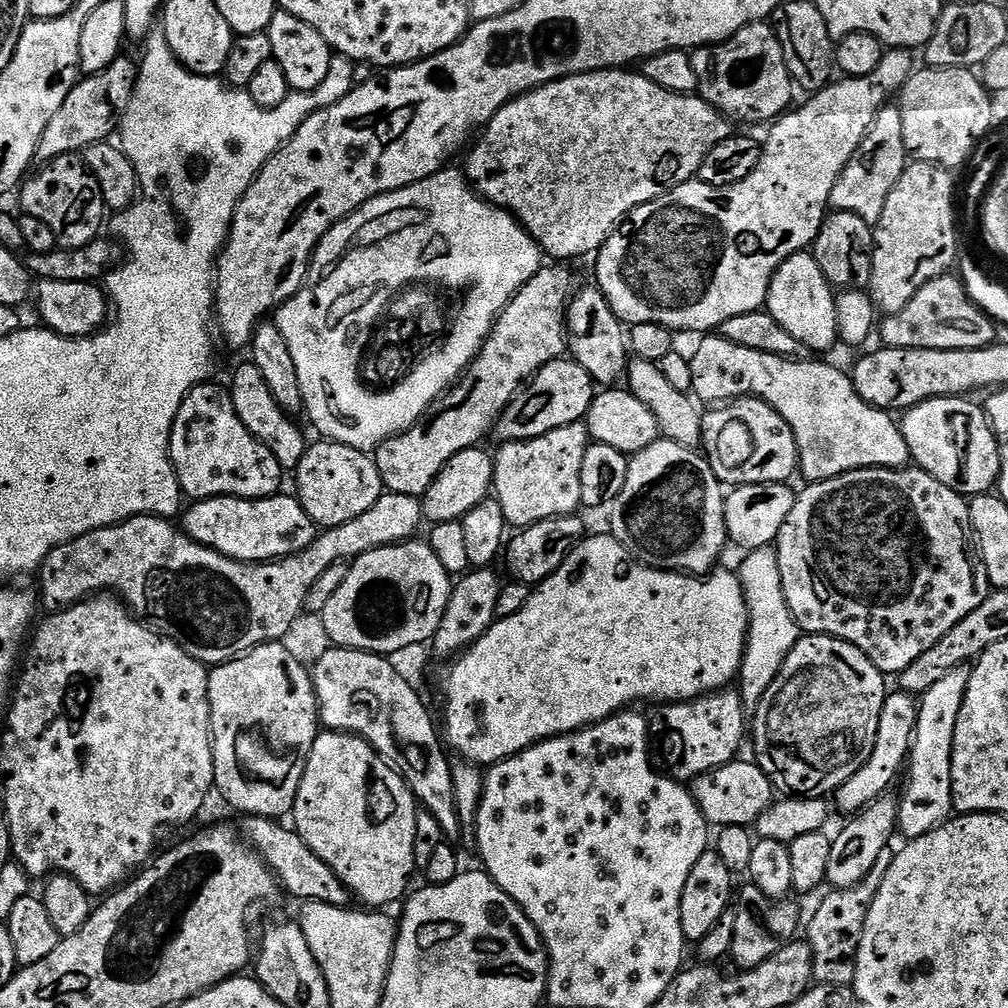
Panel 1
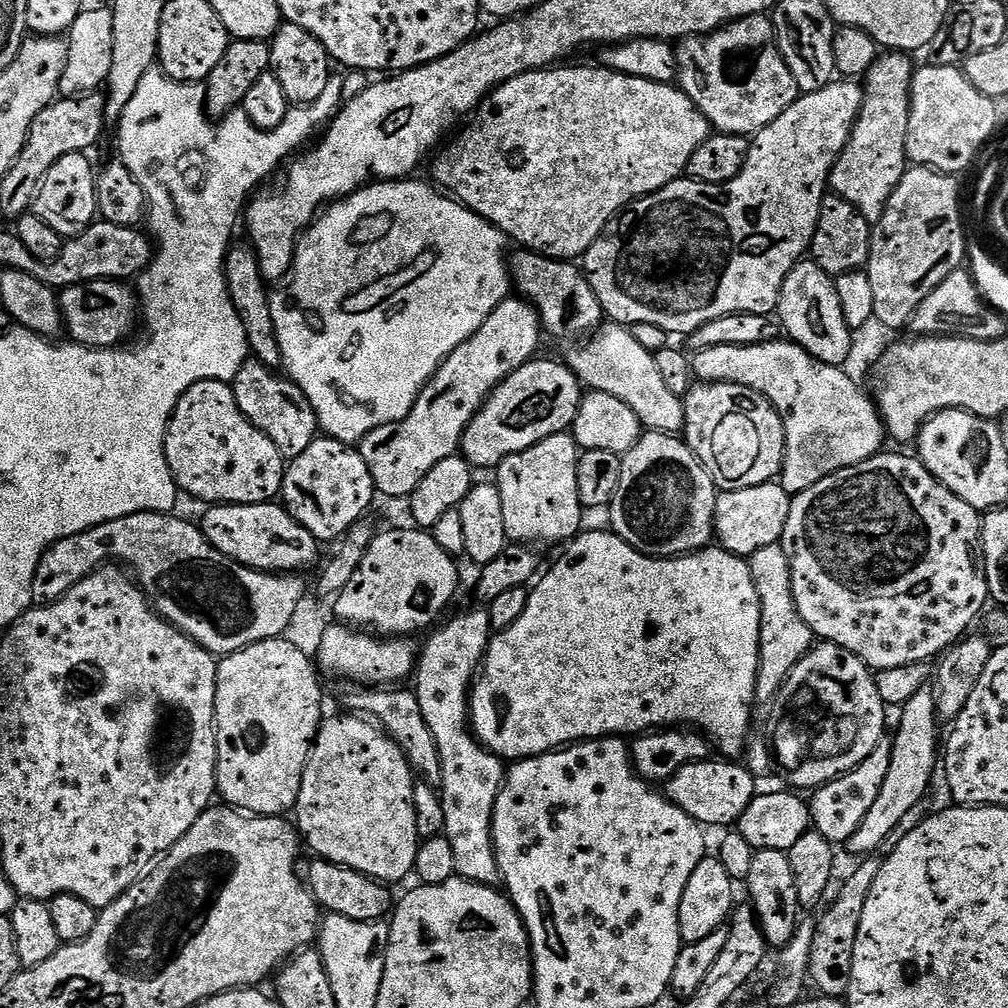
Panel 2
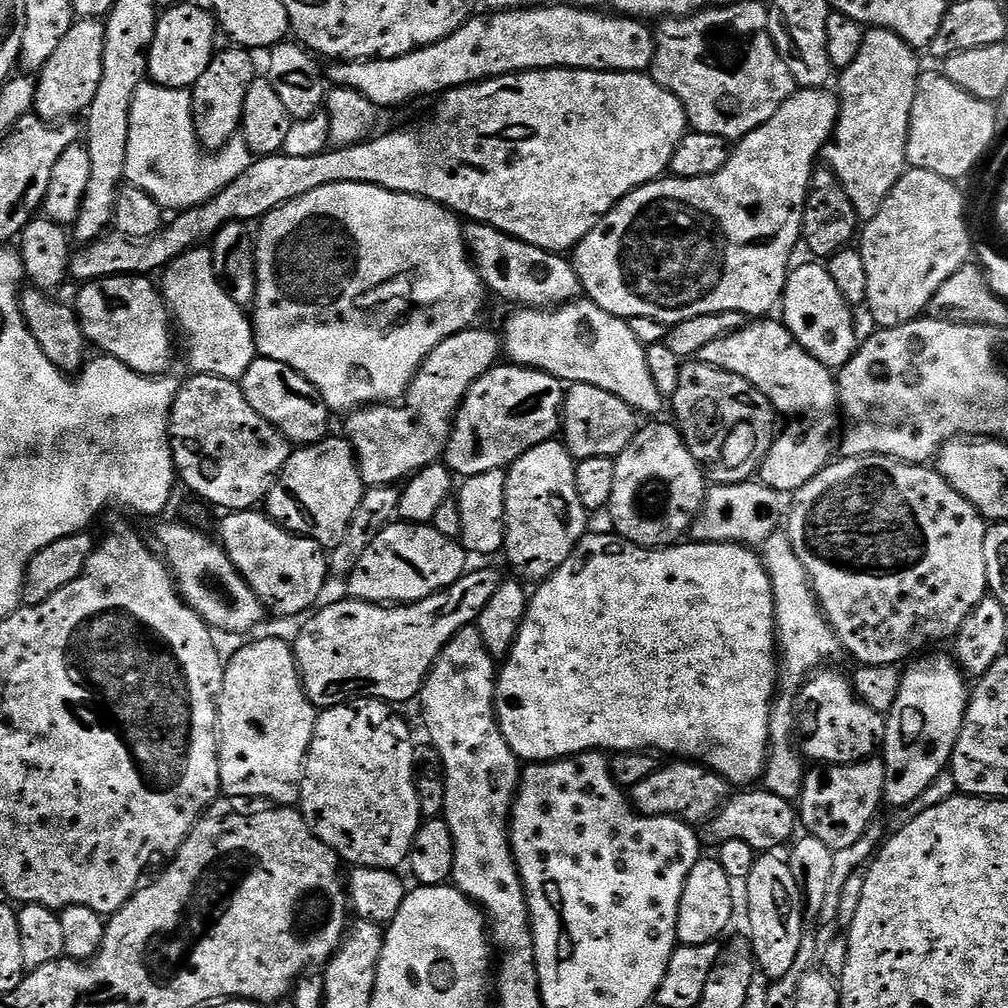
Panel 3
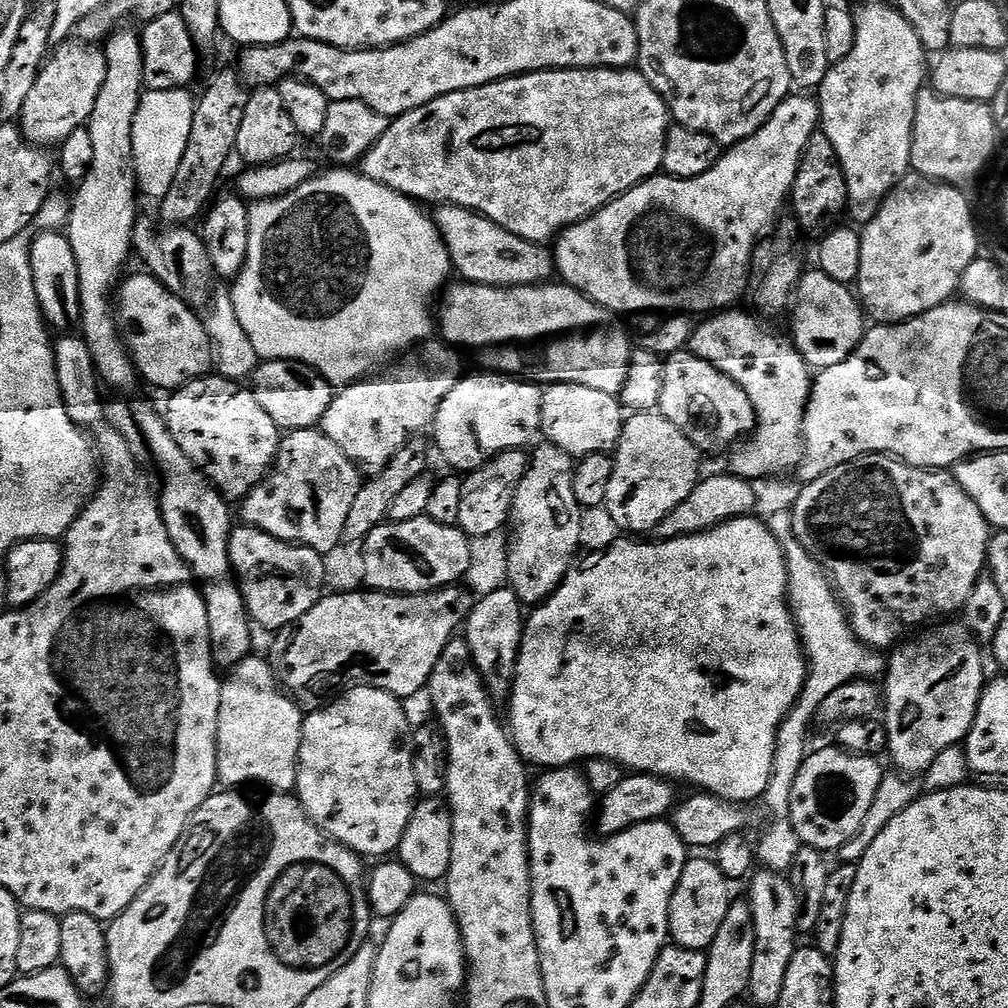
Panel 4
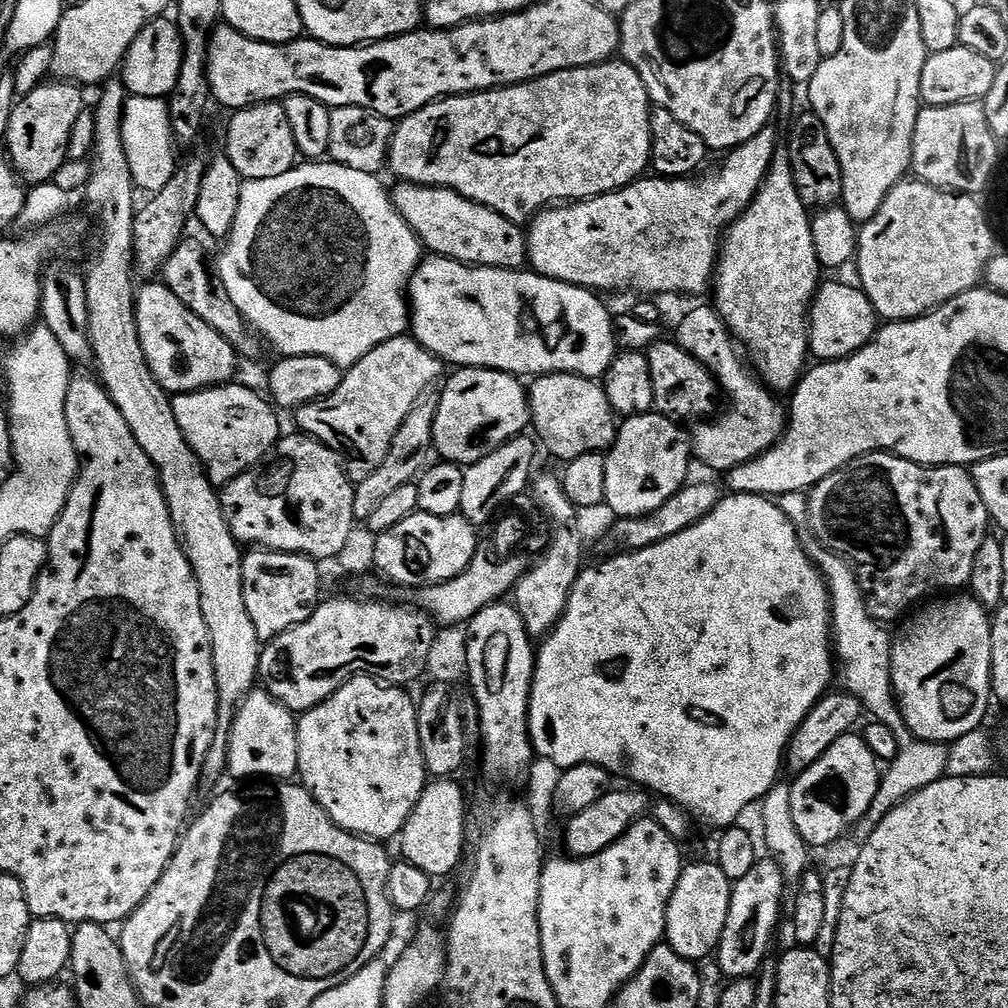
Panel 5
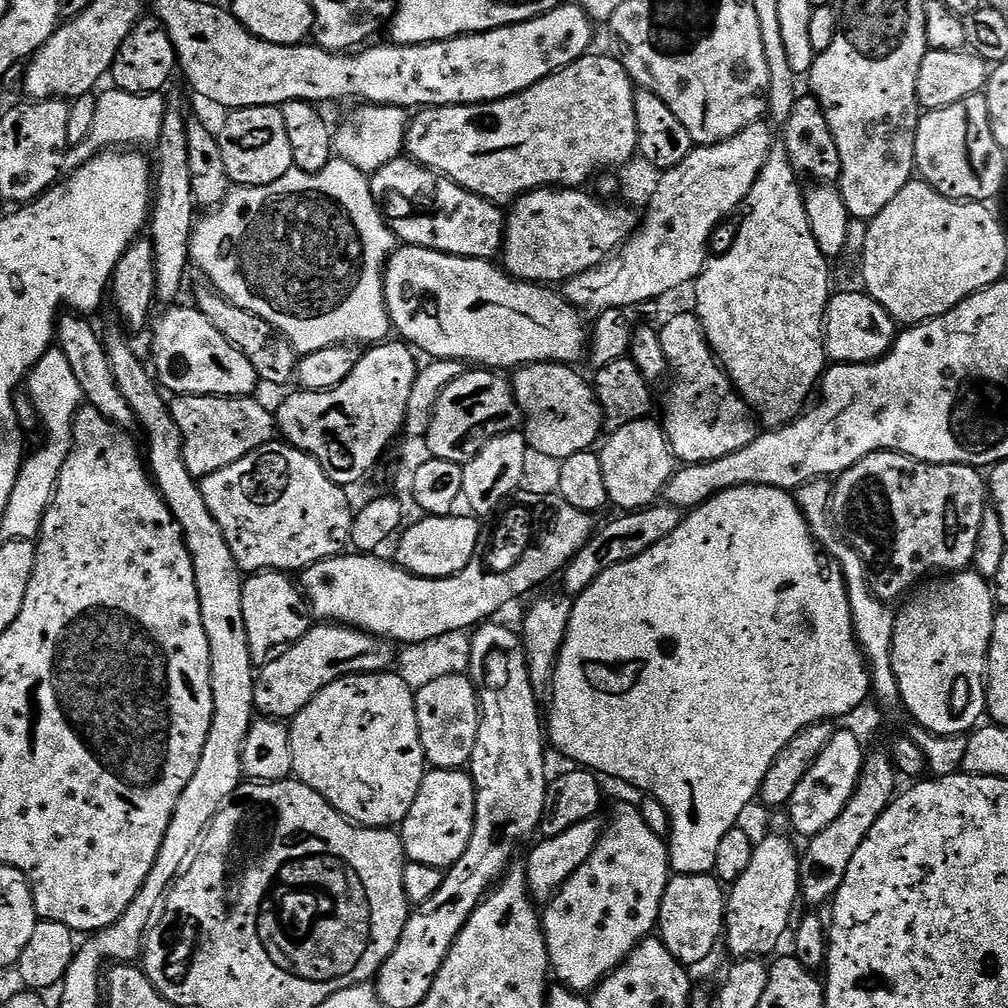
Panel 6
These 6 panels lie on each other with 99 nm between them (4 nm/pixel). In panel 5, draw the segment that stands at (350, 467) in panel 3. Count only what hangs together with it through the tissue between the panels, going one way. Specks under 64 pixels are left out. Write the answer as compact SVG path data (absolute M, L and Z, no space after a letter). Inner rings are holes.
M285 435L277 440L274 455L267 462L223 485L220 505L232 536L241 545L252 544L248 546L270 552L293 552L317 562L329 562L338 555L352 529L357 527L358 521L354 514L356 490L353 481L348 478L341 457L333 448L313 440L311 436L295 435Z

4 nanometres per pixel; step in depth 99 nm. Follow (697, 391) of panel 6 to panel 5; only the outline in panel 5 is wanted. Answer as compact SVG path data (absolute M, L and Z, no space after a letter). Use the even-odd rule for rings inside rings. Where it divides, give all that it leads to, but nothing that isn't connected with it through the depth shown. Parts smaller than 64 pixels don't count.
M702 306L694 314L687 315L682 323L674 328L674 334L675 343L679 344L682 350L686 350L691 359L698 361L712 373L712 377L720 385L721 393L726 400L728 396L729 402L732 403L732 412L722 412L711 422L695 425L696 433L691 433L690 436L690 447L695 459L701 460L706 467L713 468L720 474L727 474L771 450L784 434L785 405L783 408L776 401L779 399L753 375L749 365L740 361L741 353L734 343L734 337L715 307Z

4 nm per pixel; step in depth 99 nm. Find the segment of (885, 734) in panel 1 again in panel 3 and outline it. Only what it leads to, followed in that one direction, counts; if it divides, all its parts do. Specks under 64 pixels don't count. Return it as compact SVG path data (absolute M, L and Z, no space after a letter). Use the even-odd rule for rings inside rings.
M880 758L858 760L854 764L839 766L812 766L804 773L804 785L798 801L798 820L807 835L819 838L830 846L832 853L853 846L864 835L872 821L877 819L876 811L884 804L884 762Z

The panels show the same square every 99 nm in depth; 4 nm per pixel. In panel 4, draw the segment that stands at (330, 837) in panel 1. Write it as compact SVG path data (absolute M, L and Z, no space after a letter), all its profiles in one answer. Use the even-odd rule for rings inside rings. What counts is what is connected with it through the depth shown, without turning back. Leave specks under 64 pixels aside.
M349 688L335 700L327 703L322 708L309 711L304 716L304 725L300 731L300 762L296 774L295 795L298 797L300 805L306 810L306 814L324 831L337 840L340 844L345 844L351 848L357 856L369 858L368 856L380 856L376 858L388 858L399 849L402 842L402 834L406 834L406 826L414 814L418 803L418 789L416 786L416 775L414 774L413 745L410 743L410 732L408 736L408 716L404 713L401 697L392 696L386 690L377 688Z

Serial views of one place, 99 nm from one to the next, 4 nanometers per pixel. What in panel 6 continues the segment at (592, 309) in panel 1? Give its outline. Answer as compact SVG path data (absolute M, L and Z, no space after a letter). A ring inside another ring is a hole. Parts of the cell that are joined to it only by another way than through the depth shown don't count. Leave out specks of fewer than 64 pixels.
M399 158L371 173L372 196L384 213L385 220L397 241L413 248L429 248L451 256L465 256L467 260L495 261L504 246L505 213L491 200L483 200L478 194L458 186L448 176L426 168L411 158Z

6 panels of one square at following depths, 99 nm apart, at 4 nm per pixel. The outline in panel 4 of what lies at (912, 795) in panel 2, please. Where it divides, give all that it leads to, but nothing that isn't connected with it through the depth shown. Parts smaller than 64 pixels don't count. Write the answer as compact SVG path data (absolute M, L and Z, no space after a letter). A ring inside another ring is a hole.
M952 622L921 631L917 640L901 643L886 660L886 677L882 682L882 723L888 734L886 752L904 774L924 774L938 754L965 740L984 693L986 675L981 645L963 623L948 623Z

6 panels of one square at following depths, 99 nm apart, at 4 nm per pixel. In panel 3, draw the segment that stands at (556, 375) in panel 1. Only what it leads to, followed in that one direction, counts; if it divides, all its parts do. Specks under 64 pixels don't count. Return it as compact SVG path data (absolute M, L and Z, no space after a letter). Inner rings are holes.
M511 362L491 368L470 386L456 412L446 449L448 467L460 478L511 468L526 450L561 431L565 391L561 380L536 368L521 368Z

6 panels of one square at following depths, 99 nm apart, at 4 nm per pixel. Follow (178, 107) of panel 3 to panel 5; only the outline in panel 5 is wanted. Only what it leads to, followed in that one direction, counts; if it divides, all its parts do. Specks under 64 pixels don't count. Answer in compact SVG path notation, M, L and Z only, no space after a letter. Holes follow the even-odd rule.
M129 96L124 106L124 121L122 122L122 142L126 150L126 158L130 162L130 172L133 185L144 194L155 194L170 182L178 167L174 154L172 127L170 126L167 103L158 98L142 98Z

